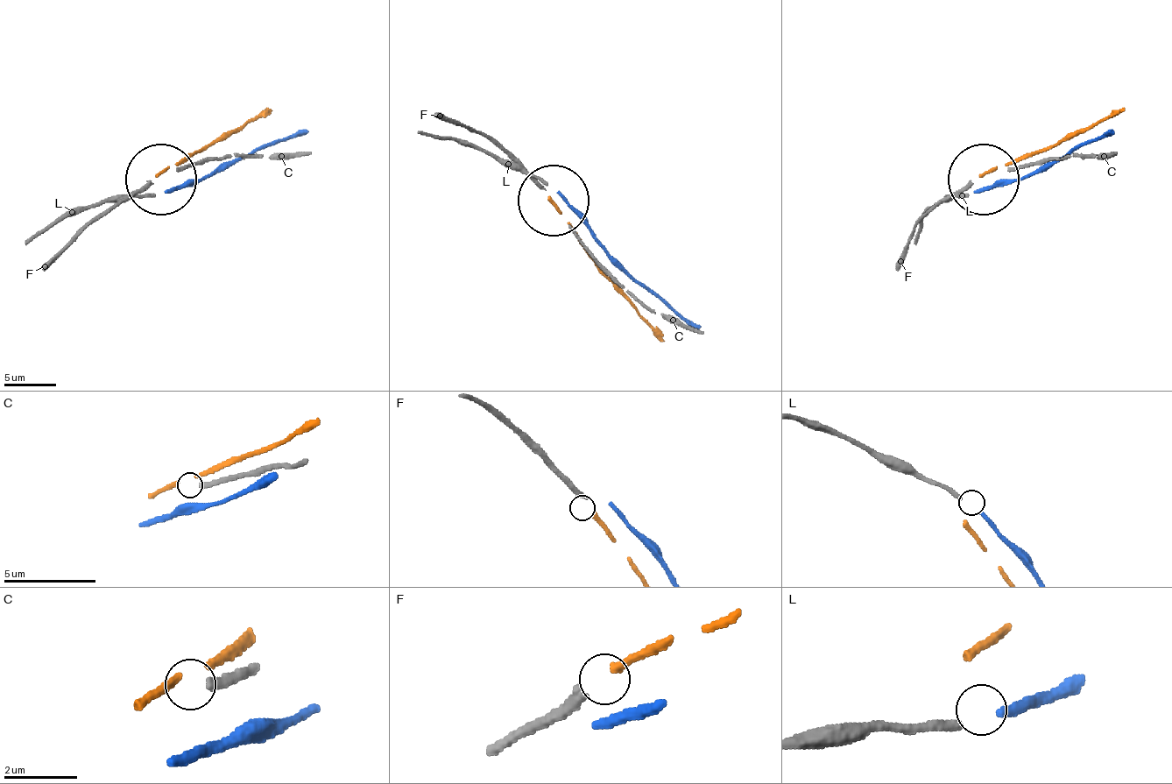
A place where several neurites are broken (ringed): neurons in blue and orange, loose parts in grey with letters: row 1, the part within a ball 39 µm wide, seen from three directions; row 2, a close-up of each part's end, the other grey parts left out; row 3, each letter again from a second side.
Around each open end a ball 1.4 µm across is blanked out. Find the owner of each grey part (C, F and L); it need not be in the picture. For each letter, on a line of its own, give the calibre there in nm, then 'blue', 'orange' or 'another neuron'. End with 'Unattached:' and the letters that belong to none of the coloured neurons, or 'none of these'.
C: 200 nm | another neuron
F: 280 nm | orange
L: 240 nm | blue
Unattached: C

